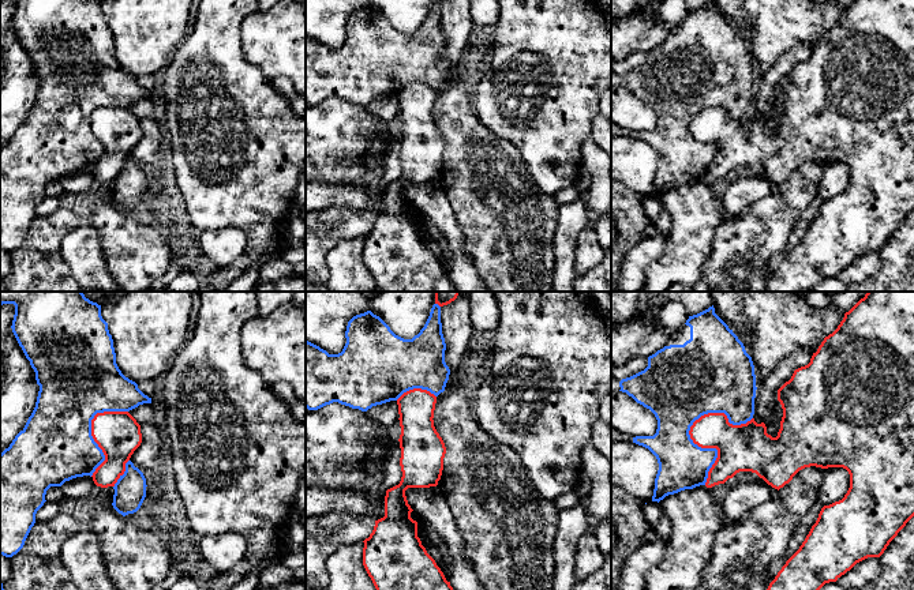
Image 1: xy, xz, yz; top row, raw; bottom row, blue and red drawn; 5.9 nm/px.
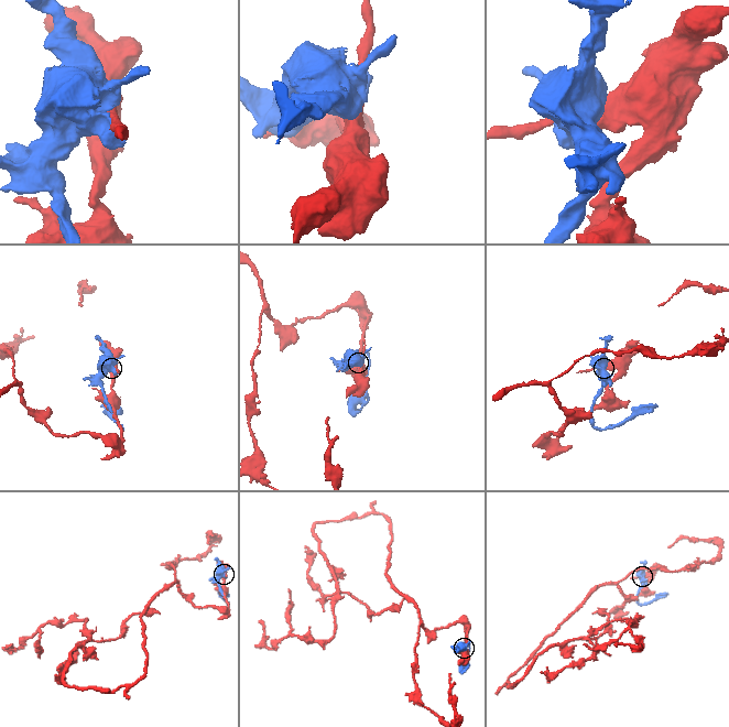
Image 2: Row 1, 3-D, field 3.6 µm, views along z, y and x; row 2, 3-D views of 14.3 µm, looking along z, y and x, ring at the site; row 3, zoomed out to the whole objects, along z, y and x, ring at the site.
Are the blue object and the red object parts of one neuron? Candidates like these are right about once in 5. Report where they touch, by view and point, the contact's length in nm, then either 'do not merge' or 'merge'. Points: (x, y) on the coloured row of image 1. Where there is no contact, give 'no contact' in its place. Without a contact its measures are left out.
yz (689, 429) | 480 nm | do not merge

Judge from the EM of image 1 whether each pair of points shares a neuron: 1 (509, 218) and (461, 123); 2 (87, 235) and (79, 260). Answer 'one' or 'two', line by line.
1: one
2: one

